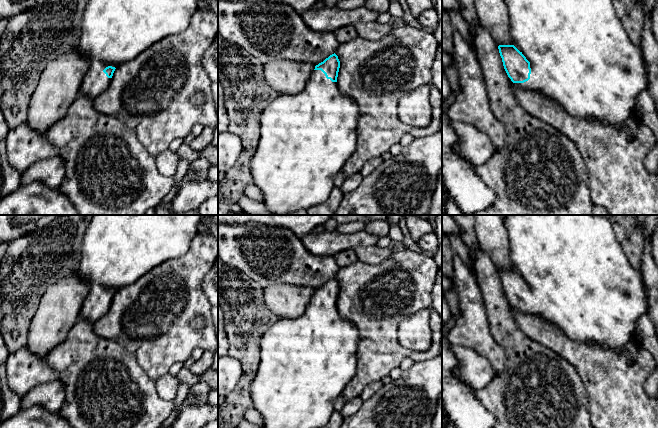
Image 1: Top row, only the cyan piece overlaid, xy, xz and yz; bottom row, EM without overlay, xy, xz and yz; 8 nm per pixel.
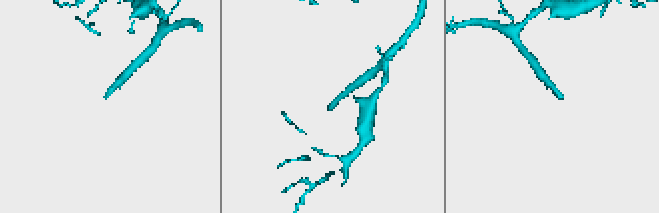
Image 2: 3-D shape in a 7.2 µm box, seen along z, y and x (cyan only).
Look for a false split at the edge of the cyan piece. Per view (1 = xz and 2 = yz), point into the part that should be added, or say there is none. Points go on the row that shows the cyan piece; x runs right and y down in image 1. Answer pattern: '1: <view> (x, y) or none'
1: xz (306, 138)
2: yz (580, 56)

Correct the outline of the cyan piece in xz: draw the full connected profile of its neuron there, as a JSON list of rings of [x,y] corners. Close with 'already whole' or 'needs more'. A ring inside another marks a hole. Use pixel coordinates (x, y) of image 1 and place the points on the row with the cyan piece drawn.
[[[334,53],[315,66],[301,92],[278,95],[262,112],[261,135],[250,171],[254,184],[262,193],[262,202],[272,215],[287,215],[324,203],[335,188],[334,177],[356,151],[360,105],[340,92],[337,84],[339,68],[340,61]]]; needs more

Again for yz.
[[[506,0],[510,21],[512,45],[499,45],[499,53],[504,69],[517,86],[550,97],[571,116],[596,119],[604,125],[618,127],[624,125],[633,115],[637,115],[637,98],[647,90],[647,75],[641,48],[636,47],[626,34],[621,19],[616,13],[611,0]]]; needs more

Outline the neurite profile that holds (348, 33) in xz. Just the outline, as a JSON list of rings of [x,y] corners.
[[[354,25],[339,28],[334,32],[334,34],[340,44],[351,41],[354,38],[358,37],[358,33]]]

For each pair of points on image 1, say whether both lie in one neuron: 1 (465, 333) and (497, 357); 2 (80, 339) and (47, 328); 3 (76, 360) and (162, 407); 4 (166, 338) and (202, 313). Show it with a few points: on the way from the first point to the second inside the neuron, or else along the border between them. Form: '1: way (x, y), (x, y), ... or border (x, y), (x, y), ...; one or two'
1: way (473, 333), (489, 349); one
2: border (79, 317), (68, 332), (67, 337), (50, 351); two
3: way (97, 376), (128, 407), (141, 407); one
4: way (175, 329), (193, 313); one

